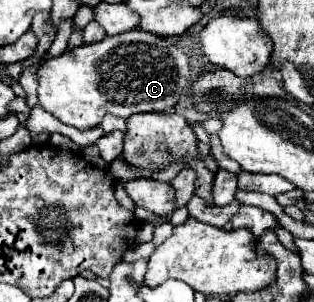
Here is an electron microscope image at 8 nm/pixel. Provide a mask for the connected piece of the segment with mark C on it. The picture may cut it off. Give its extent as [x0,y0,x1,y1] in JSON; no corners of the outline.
[38,29,194,129]

